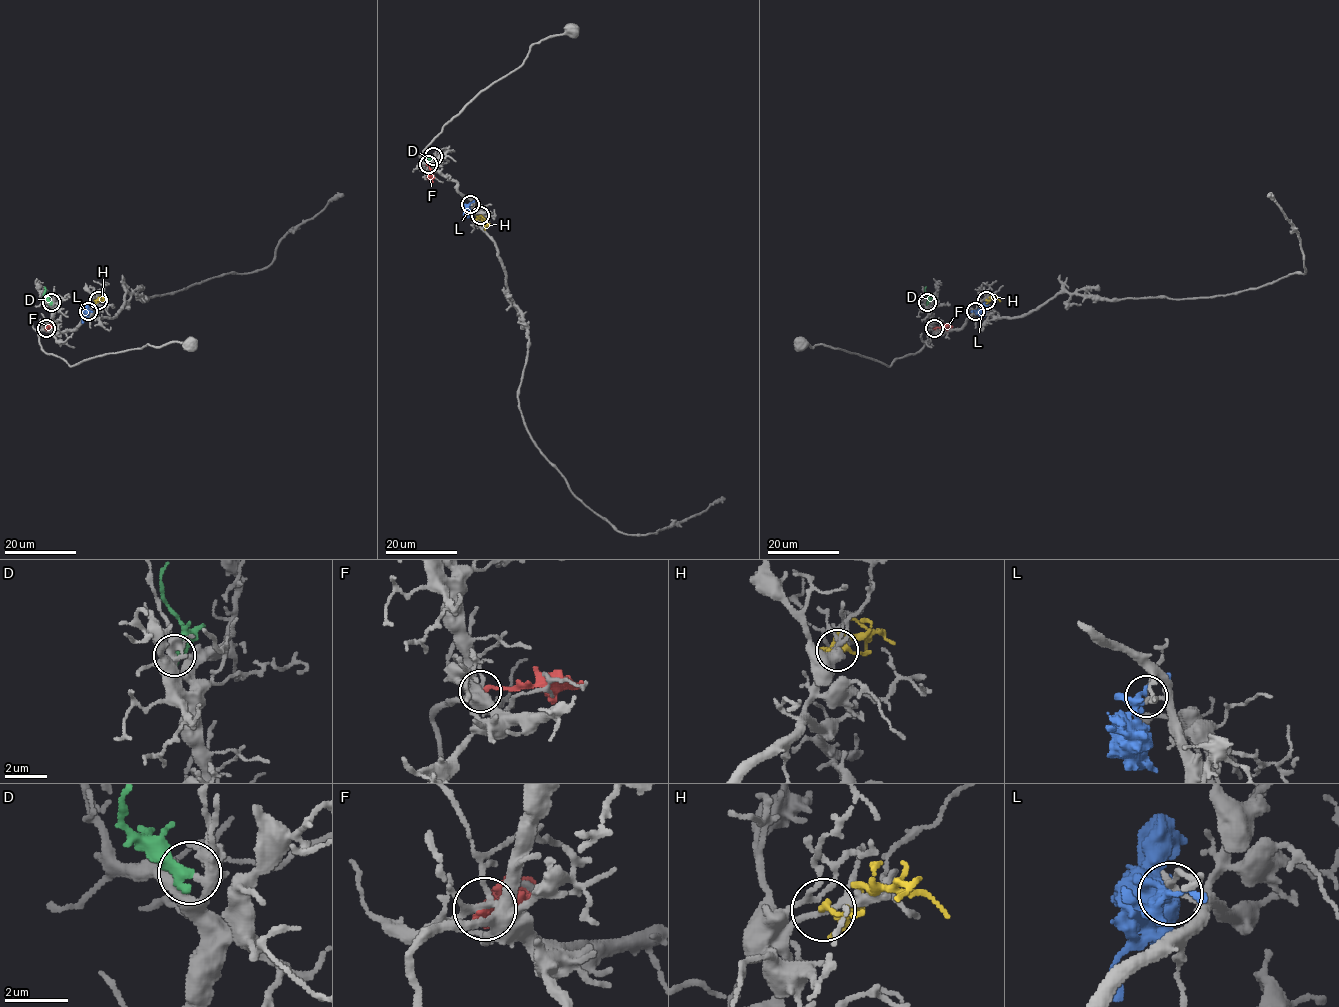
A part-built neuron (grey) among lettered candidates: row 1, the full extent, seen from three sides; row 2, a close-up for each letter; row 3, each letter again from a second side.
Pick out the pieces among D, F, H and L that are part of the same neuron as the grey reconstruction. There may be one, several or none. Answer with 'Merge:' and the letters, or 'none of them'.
Merge: D

